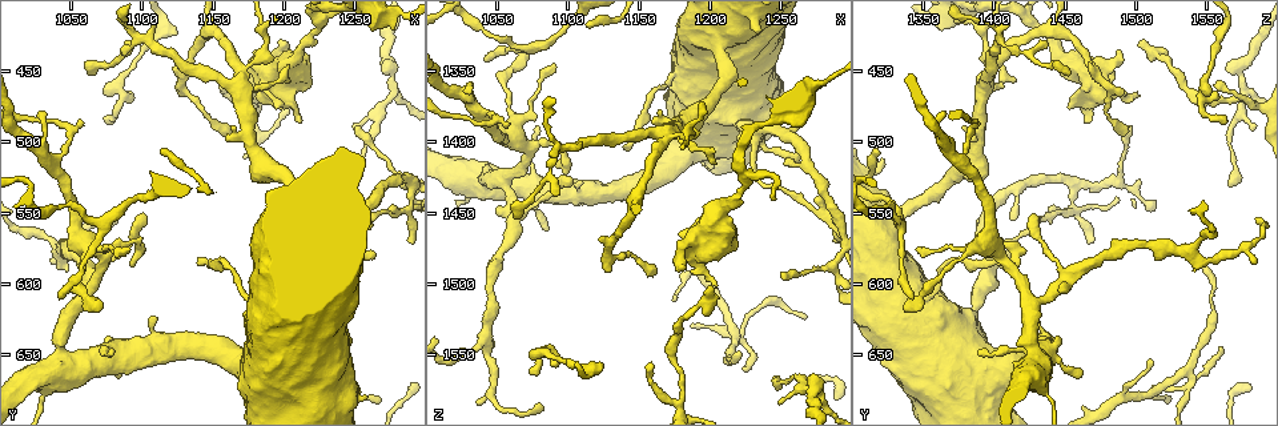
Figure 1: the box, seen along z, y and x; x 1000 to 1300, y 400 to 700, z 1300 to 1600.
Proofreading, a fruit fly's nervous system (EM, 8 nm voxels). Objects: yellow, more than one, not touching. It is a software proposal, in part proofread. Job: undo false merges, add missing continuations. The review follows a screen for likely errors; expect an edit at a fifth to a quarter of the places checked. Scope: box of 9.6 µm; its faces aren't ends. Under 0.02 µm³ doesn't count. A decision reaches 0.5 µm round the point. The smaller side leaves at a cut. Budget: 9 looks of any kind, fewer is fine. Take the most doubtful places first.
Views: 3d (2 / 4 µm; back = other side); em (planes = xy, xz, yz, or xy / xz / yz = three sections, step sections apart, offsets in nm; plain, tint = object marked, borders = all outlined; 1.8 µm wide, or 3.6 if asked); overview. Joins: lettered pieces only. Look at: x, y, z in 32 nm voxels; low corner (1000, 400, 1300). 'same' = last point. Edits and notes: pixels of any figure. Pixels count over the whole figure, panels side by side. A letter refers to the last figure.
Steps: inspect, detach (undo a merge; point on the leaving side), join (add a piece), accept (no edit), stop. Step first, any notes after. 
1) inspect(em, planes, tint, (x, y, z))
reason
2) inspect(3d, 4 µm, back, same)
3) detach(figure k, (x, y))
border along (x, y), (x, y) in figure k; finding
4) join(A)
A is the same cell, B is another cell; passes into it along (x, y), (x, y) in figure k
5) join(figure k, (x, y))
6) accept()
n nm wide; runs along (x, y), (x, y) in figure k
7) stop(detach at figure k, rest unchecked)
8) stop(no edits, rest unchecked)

inspect(em, xy, step 16, tint, (1232, 592, 1396))
three-way junction

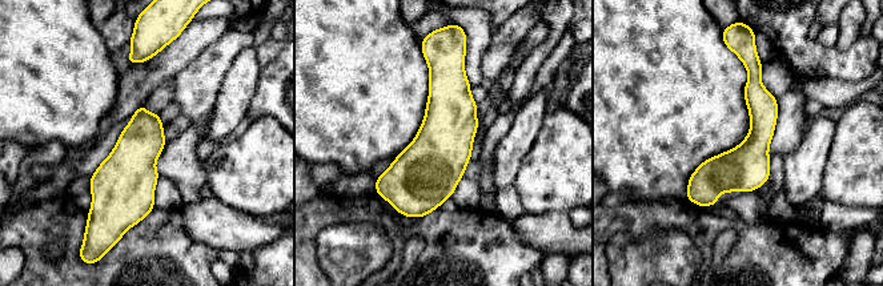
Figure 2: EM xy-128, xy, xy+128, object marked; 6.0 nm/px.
inspect(em, planes, tint, same)
cut it another way

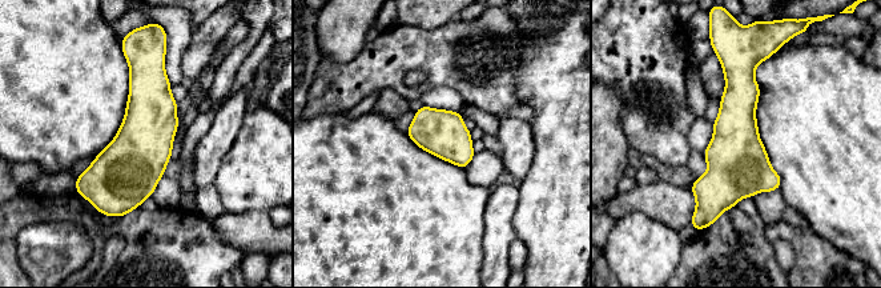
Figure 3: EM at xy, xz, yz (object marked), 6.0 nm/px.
inspect(em, planes, borders, same)

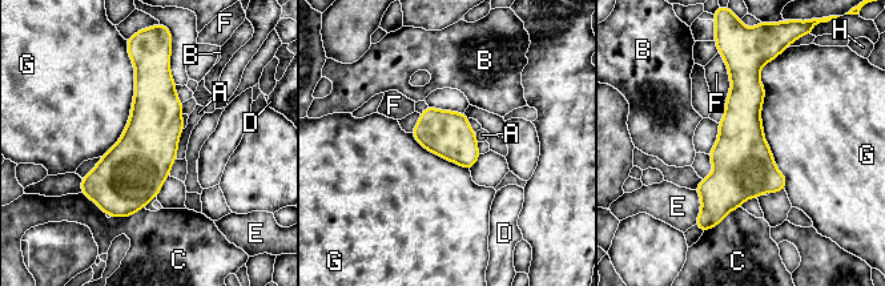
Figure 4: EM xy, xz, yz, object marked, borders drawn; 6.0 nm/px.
accept()
280 nm wide; G touches over 800 nm; A, B, C, D, E, F, G and H are other cells; one neuron here

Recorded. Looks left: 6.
inspect(em, xz, step 8, tint, (1204, 466, 1502))

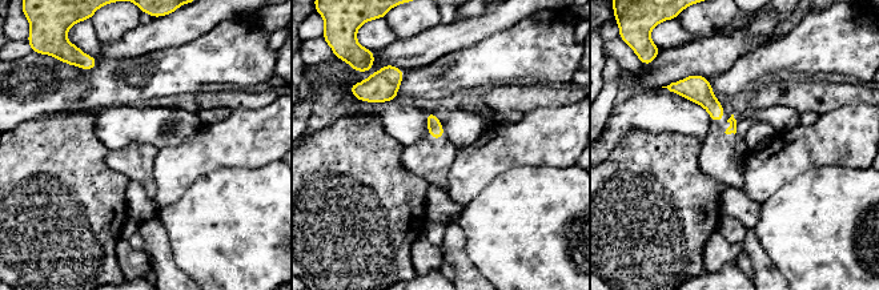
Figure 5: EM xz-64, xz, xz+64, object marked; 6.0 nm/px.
inspect(em, planes, borders, same)

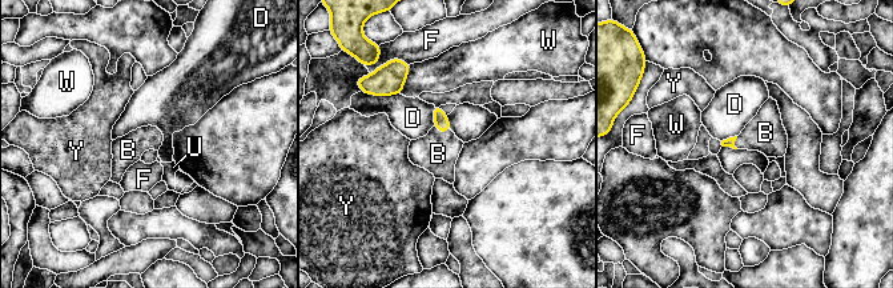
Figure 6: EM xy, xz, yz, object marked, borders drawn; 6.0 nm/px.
join(B)
B is the same cell, D, F, U, W and Y are other cells; passes into it along (441, 122), (442, 134), (438, 154) in figure 6; the neuron continues

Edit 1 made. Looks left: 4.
inspect(3d, 4 µm, (1030, 678, 1438))
calibre changes

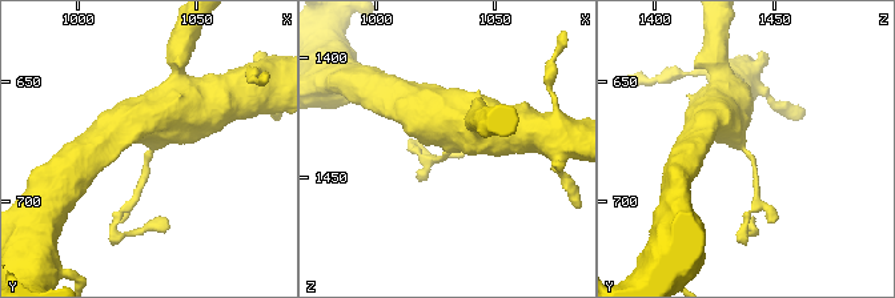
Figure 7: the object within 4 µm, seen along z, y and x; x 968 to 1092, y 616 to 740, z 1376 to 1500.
inspect(em, planes, plain, (1031, 678, 1438))
need the tissue

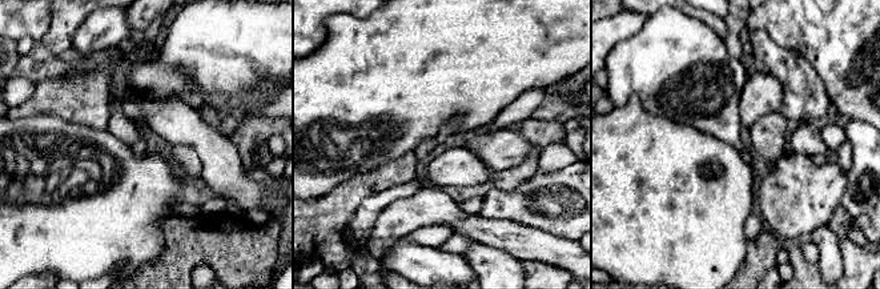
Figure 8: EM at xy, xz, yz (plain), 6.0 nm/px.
inspect(em, planes, borders, same)
what lies round it

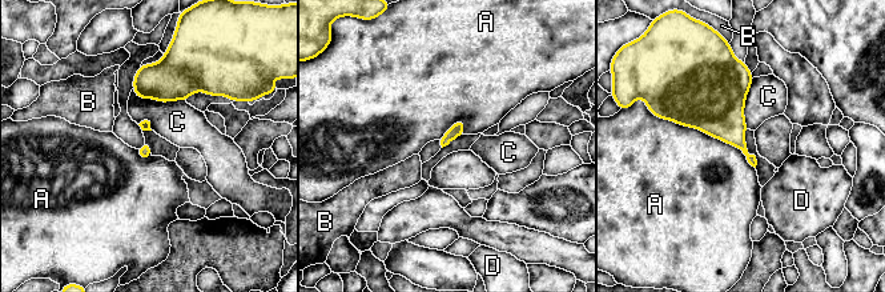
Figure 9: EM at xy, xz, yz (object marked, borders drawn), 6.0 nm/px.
accept()
A, B, C and D are other cells; border along (658, 116), (733, 144), (755, 168) in figure 9; one neuron here

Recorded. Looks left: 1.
stop(join at figure 6, rest unchecked)

